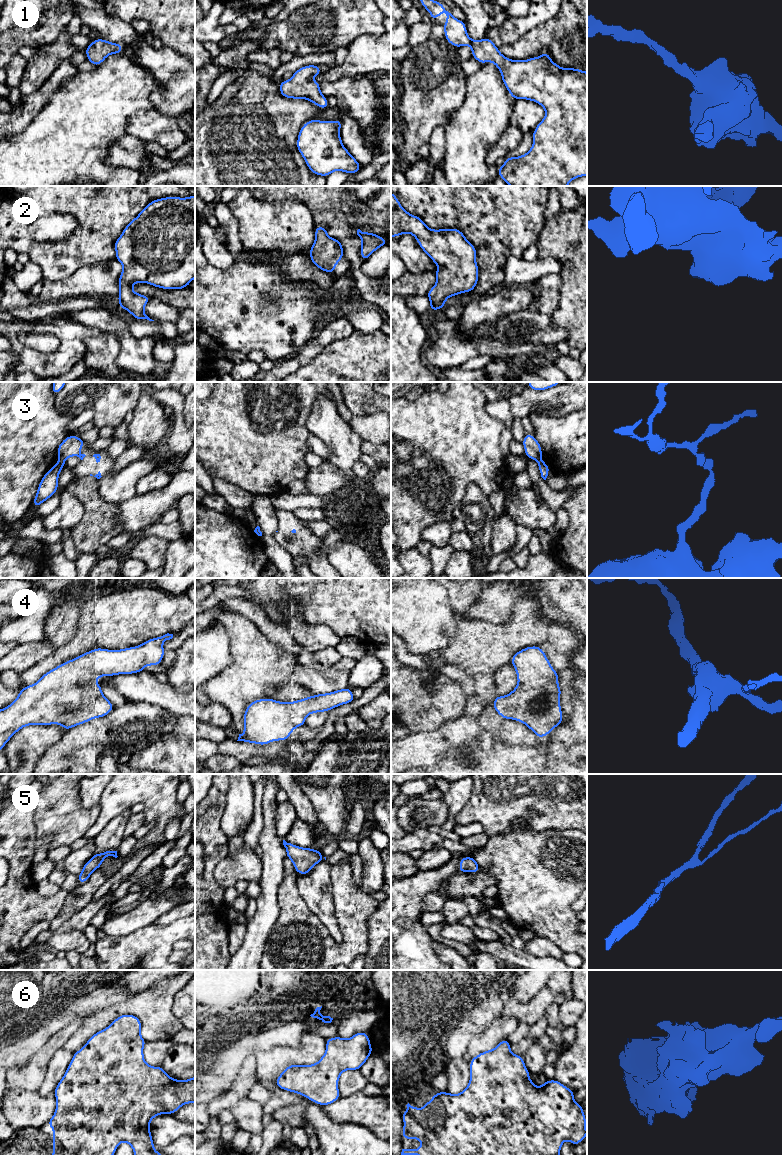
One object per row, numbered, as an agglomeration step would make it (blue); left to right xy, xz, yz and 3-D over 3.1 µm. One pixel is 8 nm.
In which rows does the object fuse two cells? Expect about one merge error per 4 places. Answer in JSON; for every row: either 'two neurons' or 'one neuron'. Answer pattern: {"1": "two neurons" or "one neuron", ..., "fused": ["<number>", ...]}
{"1": "one neuron", "2": "one neuron", "3": "two neurons", "4": "one neuron", "5": "one neuron", "6": "one neuron", "fused": ["3"]}

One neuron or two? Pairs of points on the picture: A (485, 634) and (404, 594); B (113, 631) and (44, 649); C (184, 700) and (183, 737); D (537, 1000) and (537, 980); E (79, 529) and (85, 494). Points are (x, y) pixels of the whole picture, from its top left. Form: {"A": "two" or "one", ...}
{"A": "two", "B": "two", "C": "two", "D": "two", "E": "one"}

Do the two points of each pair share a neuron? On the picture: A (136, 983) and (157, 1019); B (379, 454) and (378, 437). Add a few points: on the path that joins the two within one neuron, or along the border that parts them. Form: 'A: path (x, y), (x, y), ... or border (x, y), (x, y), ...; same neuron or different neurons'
A: border (161, 980), (153, 986), (140, 991); different neurons
B: border (363, 440), (368, 440), (380, 446); different neurons

